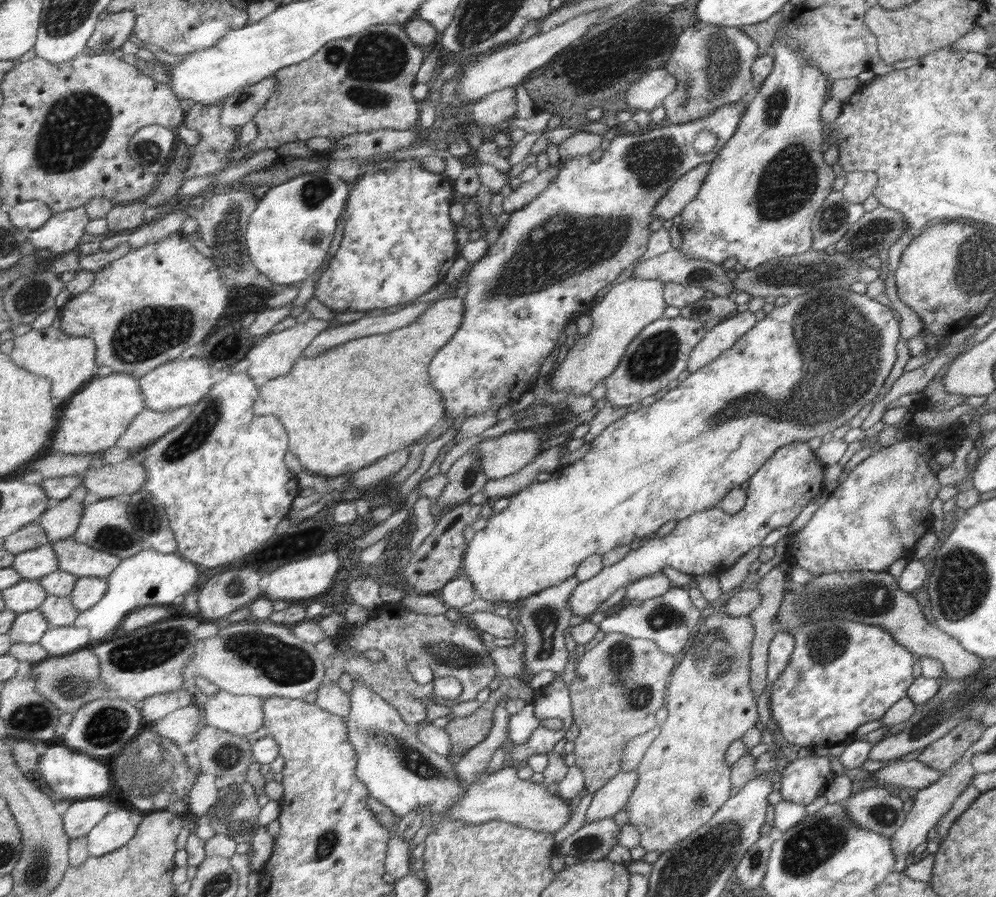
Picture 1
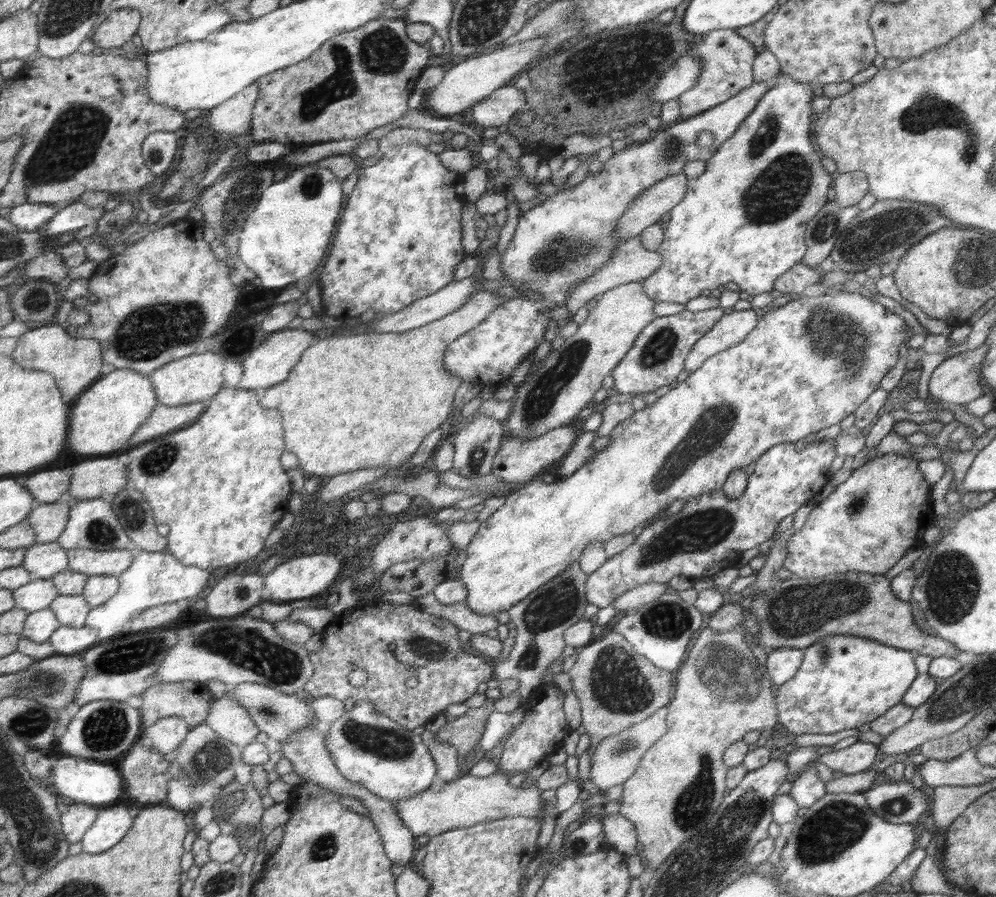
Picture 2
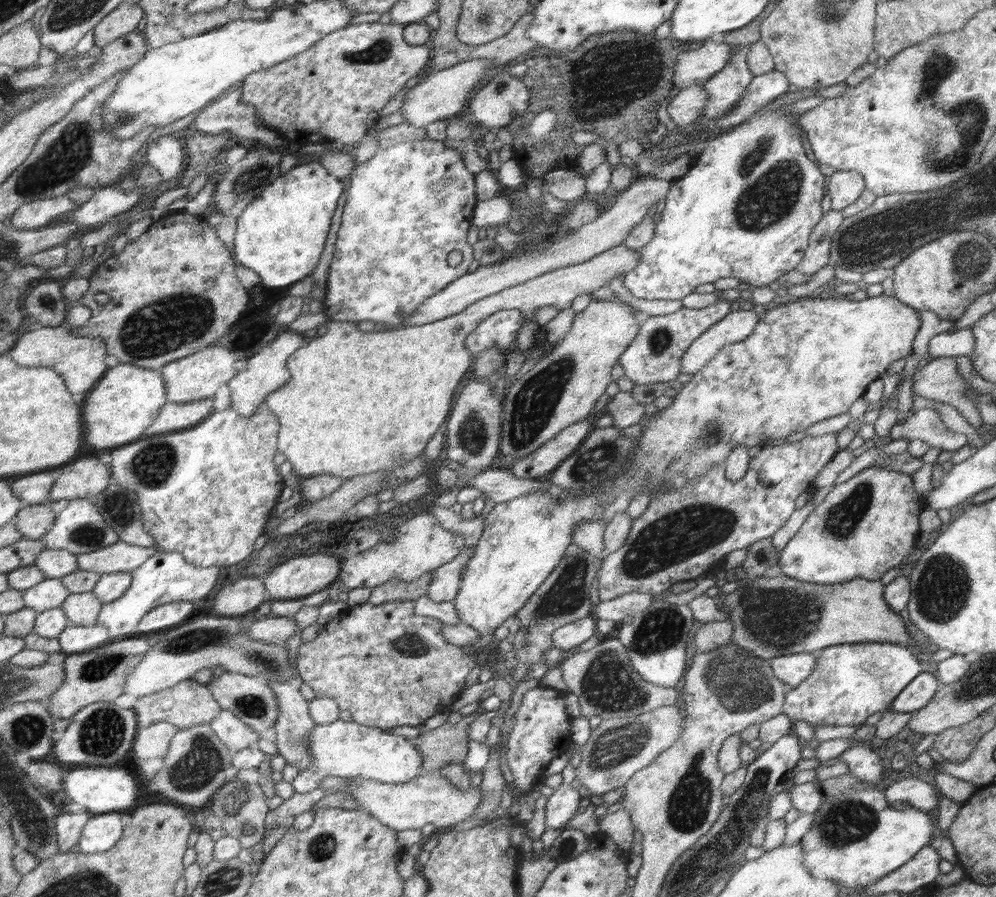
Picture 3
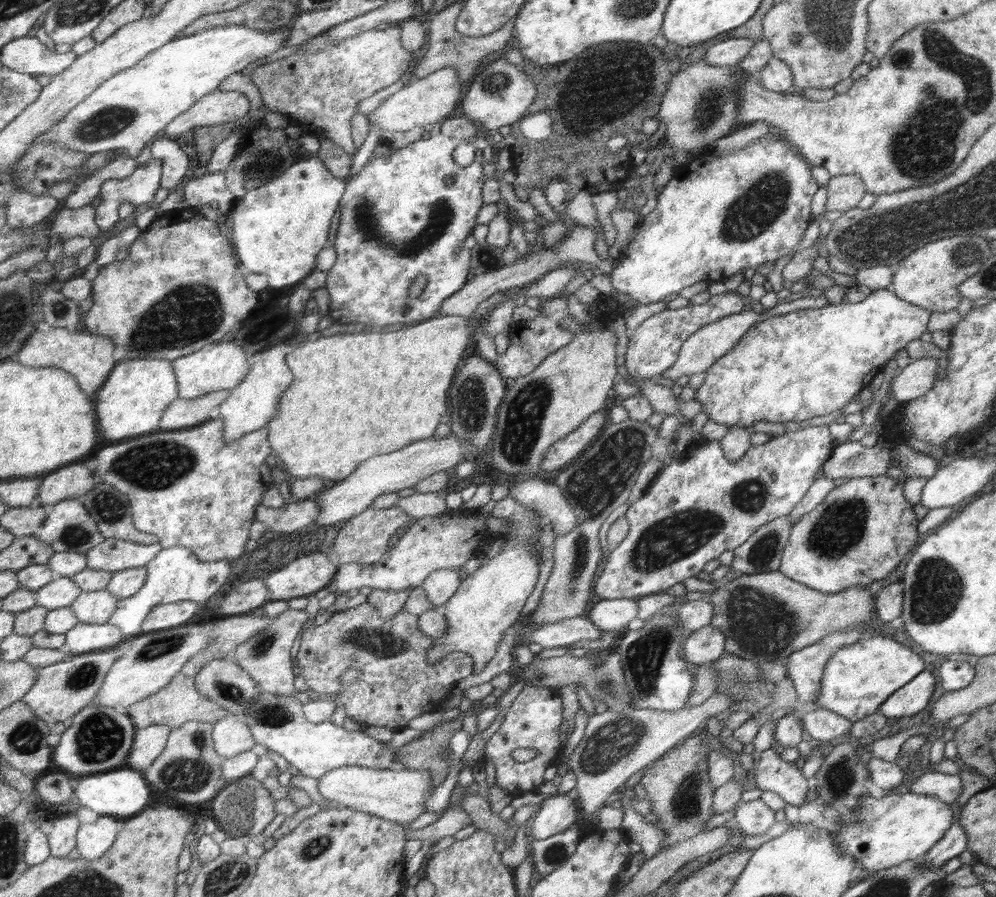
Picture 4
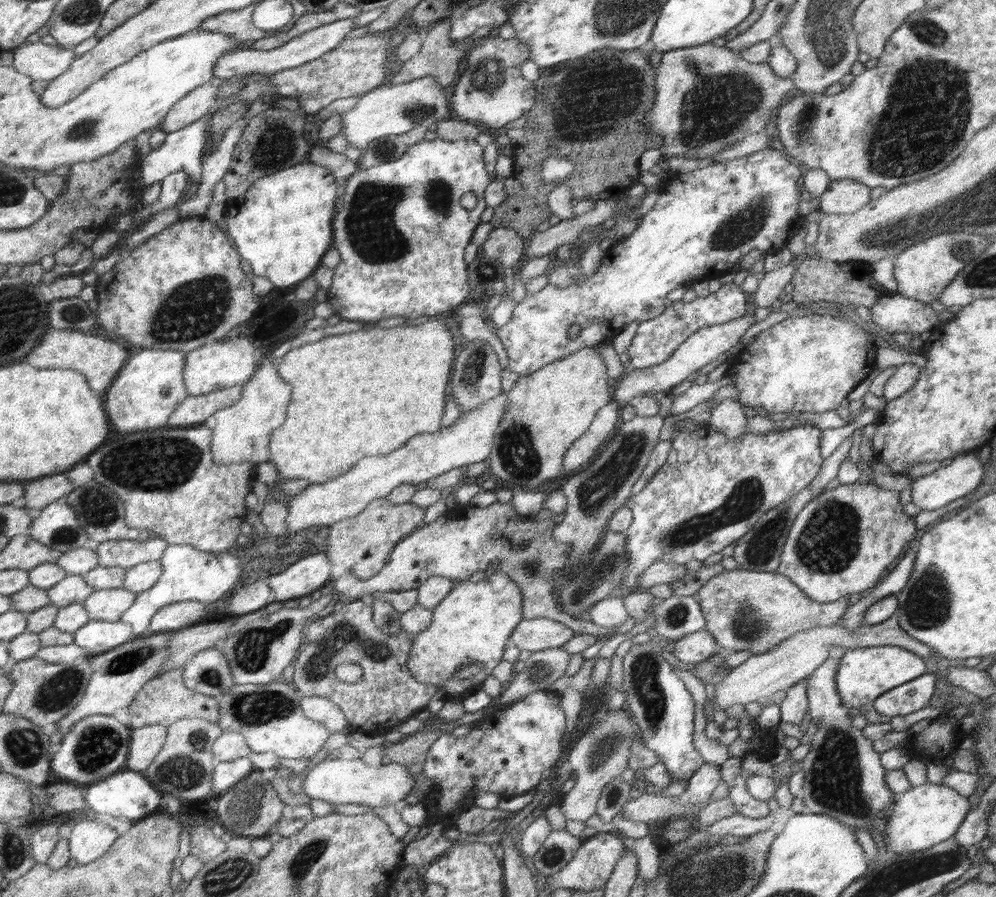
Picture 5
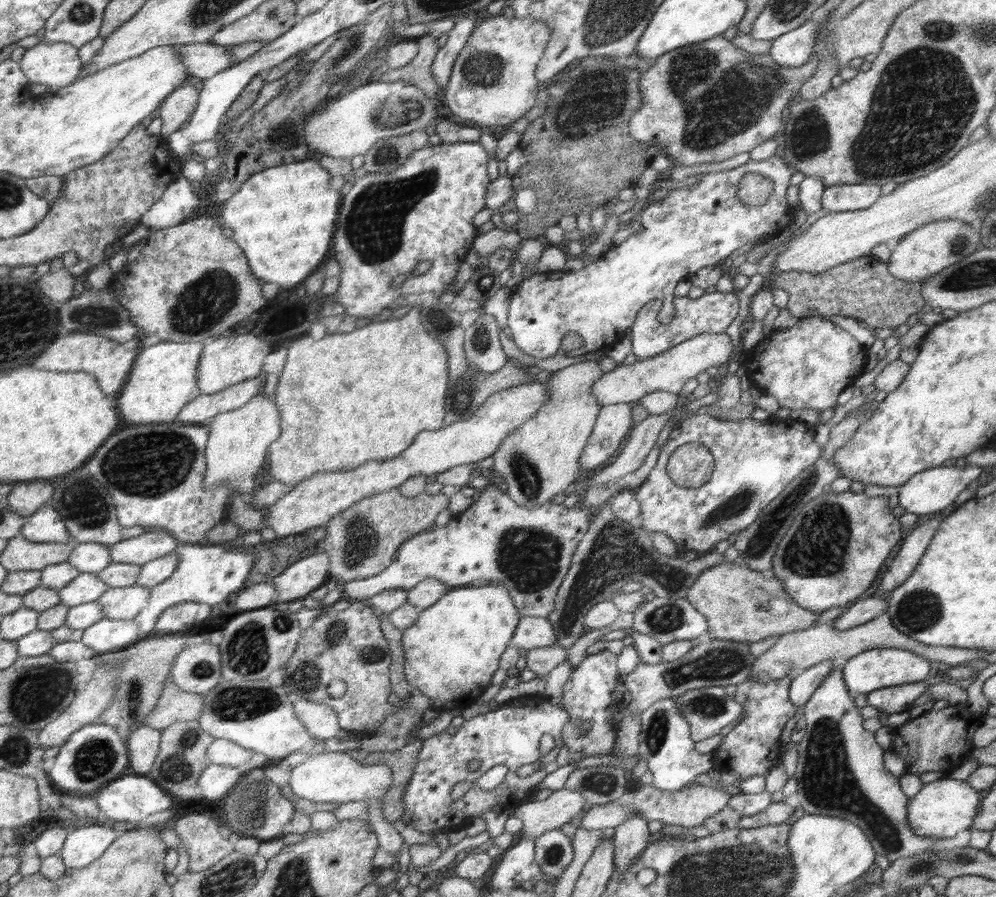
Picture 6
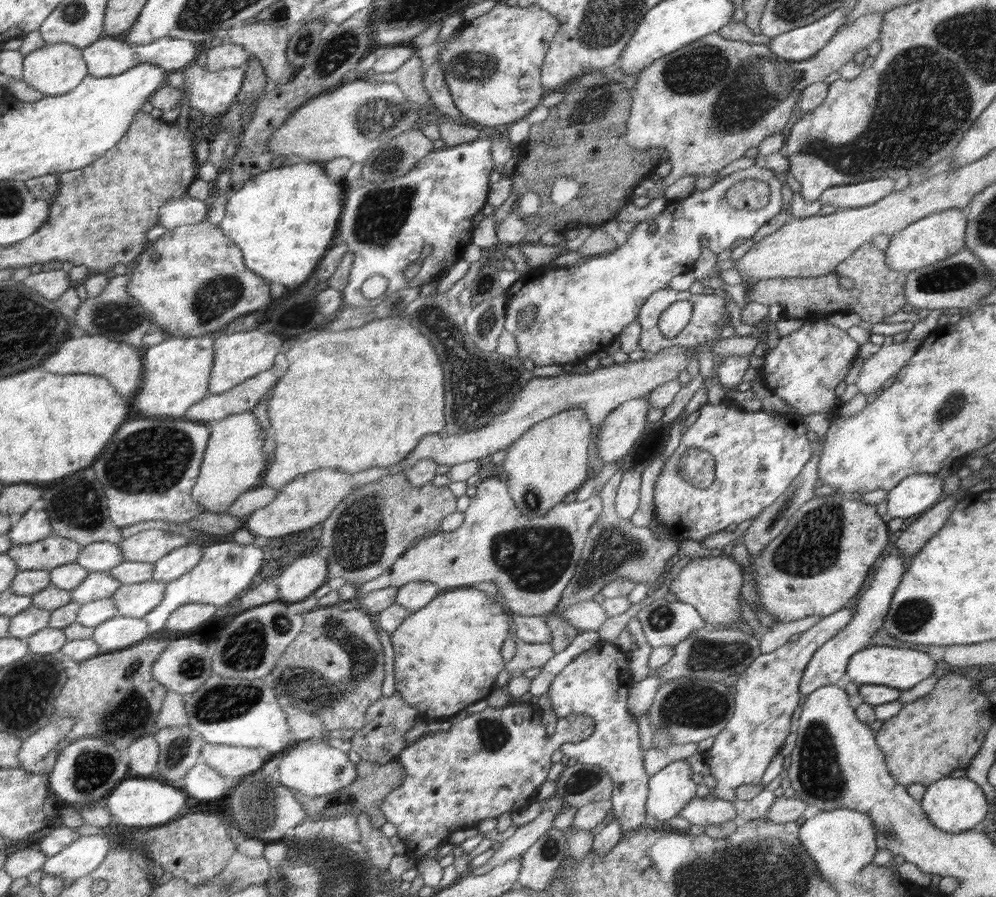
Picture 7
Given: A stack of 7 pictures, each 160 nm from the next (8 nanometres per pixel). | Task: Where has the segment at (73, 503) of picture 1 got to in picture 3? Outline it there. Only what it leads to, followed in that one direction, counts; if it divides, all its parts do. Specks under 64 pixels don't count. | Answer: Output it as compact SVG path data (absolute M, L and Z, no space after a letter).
M50 500L44 505L23 507L23 510L15 516L12 521L16 523L24 539L43 539L57 517L52 511L52 503L53 501Z

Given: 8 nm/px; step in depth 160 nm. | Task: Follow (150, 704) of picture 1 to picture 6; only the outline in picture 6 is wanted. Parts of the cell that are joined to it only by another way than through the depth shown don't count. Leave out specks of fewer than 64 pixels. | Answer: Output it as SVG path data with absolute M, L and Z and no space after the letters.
M168 678L164 683L159 702L152 709L151 714L142 720L142 724L162 731L176 721L198 720L203 706L202 695L186 692Z

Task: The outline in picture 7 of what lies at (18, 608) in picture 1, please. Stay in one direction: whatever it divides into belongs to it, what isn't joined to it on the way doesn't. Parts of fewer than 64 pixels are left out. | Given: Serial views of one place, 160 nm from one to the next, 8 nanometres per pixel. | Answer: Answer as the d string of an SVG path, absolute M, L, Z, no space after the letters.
M109 571L88 573L88 576L71 590L71 600L86 604L87 602L111 597L123 584L112 578Z

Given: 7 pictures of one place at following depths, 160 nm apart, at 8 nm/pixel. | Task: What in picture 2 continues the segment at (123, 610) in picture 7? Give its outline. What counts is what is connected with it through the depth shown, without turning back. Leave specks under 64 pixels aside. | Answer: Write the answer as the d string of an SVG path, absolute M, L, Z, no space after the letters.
M81 594L58 595L49 604L50 610L62 626L80 628L86 623L90 607Z

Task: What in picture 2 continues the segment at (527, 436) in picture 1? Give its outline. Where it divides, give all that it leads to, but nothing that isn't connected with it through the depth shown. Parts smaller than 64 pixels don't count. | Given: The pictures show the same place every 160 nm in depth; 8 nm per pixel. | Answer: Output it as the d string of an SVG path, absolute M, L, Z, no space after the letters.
M568 425L555 428L528 440L518 437L504 437L503 443L496 453L496 458L494 458L491 473L504 482L515 482L519 485L528 484L534 474L544 472L546 466L554 465L556 460L564 458L574 446L575 440L576 430Z

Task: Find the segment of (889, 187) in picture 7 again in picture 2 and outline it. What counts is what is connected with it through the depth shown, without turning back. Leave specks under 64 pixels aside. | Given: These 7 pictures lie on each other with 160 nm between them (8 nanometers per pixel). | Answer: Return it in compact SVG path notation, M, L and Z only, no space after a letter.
M862 171L836 173L832 187L836 192L834 201L843 207L856 205L869 192L869 182Z

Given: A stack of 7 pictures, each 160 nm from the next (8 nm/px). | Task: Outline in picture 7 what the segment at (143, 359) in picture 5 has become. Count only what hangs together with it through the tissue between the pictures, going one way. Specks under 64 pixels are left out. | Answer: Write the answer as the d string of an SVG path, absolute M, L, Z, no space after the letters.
M217 334L200 337L167 337L161 344L146 347L144 382L132 400L132 412L140 416L184 416L188 408L209 395L208 381L214 364Z

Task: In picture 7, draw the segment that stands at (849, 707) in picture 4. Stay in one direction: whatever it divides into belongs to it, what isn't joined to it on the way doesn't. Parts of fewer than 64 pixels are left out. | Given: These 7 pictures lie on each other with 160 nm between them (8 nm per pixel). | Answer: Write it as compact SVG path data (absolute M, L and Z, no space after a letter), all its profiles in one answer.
M867 646L849 658L845 679L858 685L884 685L907 690L932 675L935 668L936 660L926 652L898 646Z

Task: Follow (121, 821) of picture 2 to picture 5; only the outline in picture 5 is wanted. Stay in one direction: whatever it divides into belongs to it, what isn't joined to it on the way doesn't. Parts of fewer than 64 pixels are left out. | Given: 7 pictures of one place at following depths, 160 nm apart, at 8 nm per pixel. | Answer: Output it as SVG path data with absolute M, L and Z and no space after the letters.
M102 820L74 822L70 838L67 839L69 856L76 860L78 865L88 864L104 856L118 838L116 830Z

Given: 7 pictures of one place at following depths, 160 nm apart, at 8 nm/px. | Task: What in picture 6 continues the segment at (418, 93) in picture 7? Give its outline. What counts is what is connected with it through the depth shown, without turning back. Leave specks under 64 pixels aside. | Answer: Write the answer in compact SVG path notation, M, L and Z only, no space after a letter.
M424 34L416 39L419 46L417 55L406 66L388 70L378 68L378 72L384 74L384 76L378 76L378 80L382 82L402 81L423 90L426 96L432 97L432 94L440 90L440 84L437 83L432 72L434 56L439 52L436 46L437 38L438 36Z

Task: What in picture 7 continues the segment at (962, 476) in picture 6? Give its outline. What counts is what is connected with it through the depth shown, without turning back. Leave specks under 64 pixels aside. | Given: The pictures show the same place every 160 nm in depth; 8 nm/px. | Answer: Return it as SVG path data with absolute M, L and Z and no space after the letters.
M934 474L912 475L888 491L887 514L892 518L910 518L932 508L944 490L944 480Z

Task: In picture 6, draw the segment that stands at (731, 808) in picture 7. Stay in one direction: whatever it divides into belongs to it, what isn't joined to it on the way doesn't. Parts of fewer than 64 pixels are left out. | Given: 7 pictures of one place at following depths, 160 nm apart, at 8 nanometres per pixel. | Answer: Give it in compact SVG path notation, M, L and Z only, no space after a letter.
M696 784L687 788L680 795L664 792L654 785L644 785L635 791L624 793L618 800L608 802L606 805L587 807L581 814L580 828L584 830L601 830L606 828L618 829L626 823L632 815L640 813L648 821L661 821L665 825L677 825L686 828L698 827L708 820L710 816L718 815L728 806L731 796L722 790L717 790L705 785Z

